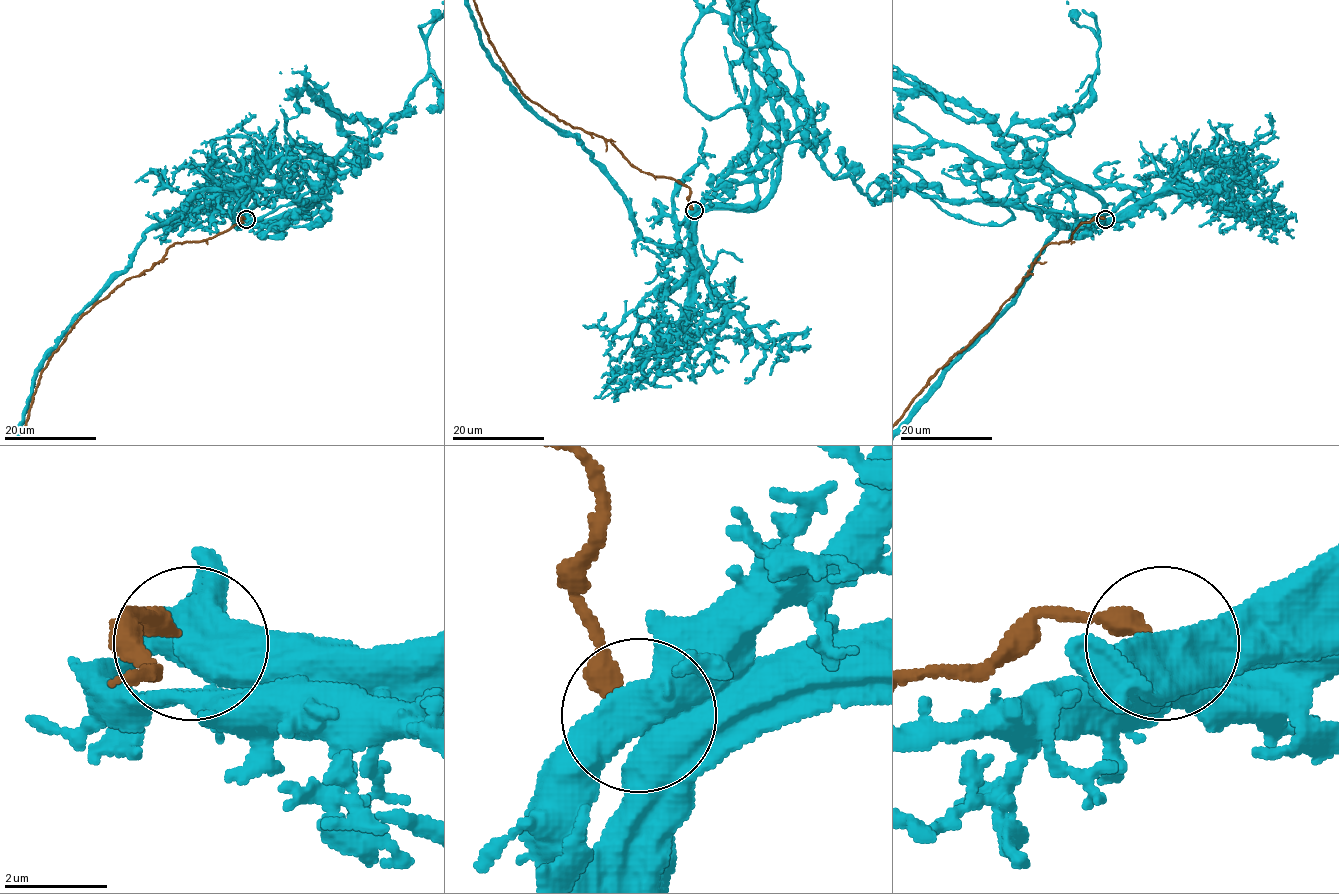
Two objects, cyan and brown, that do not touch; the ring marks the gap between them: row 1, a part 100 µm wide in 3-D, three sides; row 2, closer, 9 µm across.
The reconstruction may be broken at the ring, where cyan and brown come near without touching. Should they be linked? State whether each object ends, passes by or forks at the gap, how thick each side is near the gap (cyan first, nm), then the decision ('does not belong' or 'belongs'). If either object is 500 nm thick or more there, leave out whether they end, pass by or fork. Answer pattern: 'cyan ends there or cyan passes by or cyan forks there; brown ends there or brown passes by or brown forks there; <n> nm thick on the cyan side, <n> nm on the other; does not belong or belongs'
700 nm thick on the cyan side, 400 nm on the other; does not belong

